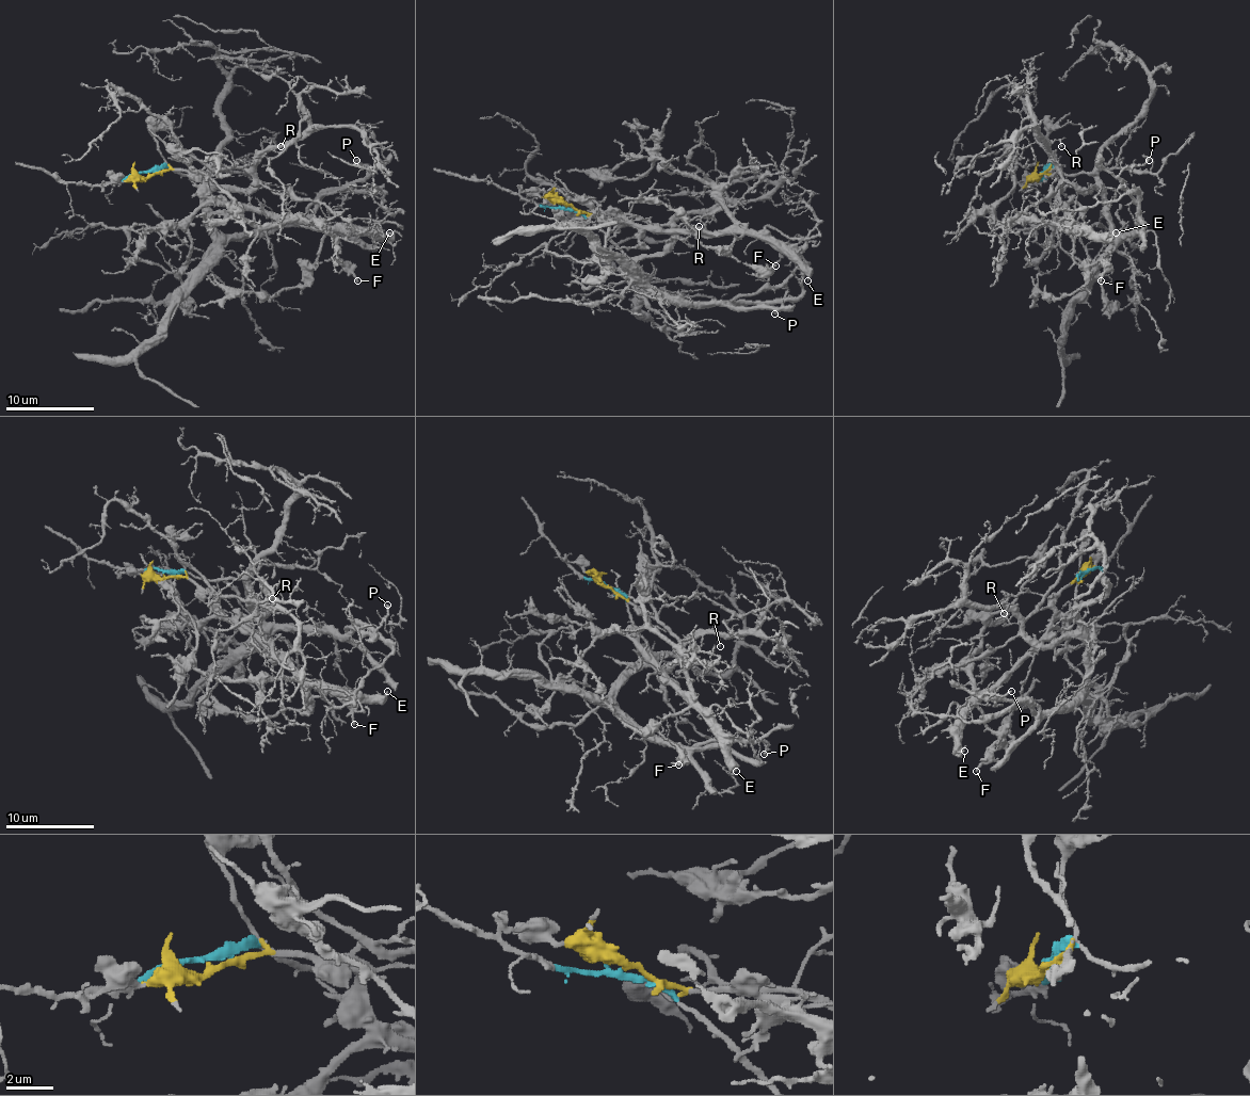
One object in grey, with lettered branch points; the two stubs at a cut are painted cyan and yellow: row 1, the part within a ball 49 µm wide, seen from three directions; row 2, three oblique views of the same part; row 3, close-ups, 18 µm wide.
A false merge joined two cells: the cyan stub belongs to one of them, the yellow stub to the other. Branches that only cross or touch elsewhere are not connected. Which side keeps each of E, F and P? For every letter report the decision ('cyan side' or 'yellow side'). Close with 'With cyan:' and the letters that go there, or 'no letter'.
E: yellow side
F: yellow side
P: cyan side
With cyan: P

